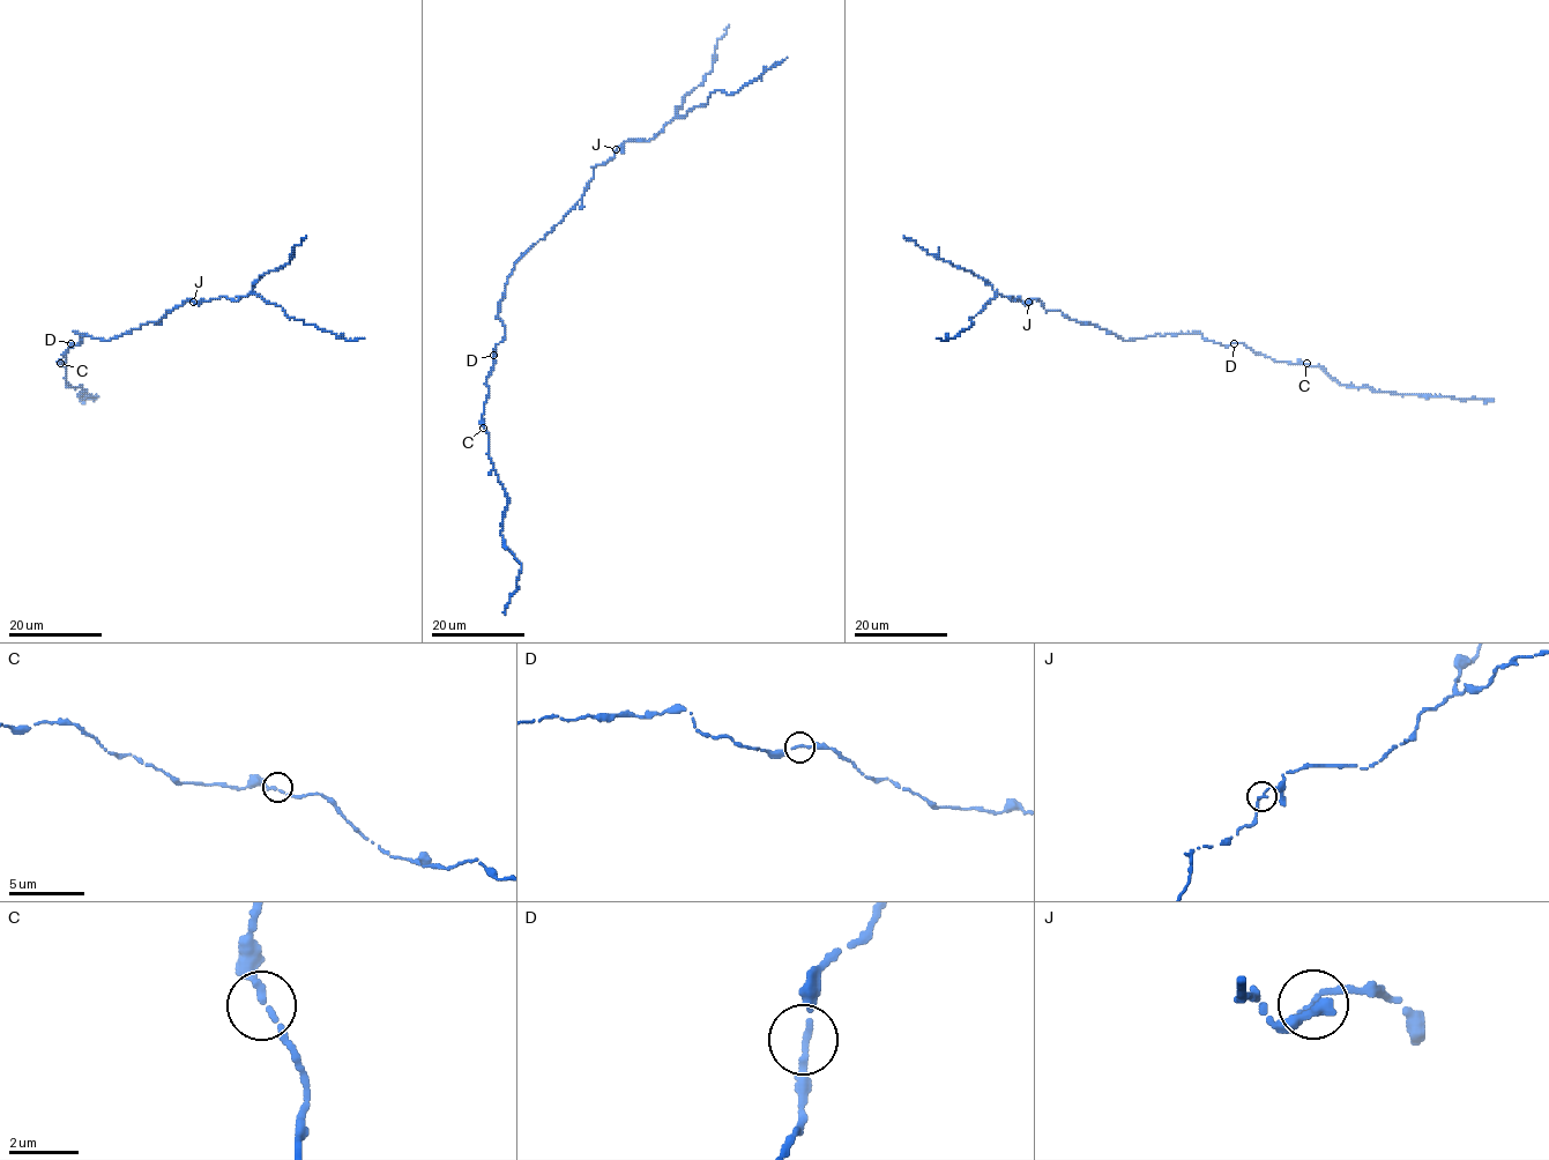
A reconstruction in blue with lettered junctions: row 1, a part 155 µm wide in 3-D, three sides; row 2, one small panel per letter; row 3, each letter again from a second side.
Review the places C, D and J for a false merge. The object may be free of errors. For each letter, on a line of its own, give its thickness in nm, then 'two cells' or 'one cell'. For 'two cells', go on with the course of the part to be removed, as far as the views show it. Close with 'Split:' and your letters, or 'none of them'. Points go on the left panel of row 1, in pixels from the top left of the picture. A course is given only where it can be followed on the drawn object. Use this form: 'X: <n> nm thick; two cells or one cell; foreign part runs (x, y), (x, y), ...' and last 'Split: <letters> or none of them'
C: 200 nm thick; one cell
D: 170 nm thick; one cell
J: 180 nm thick; one cell
Split: none of them

